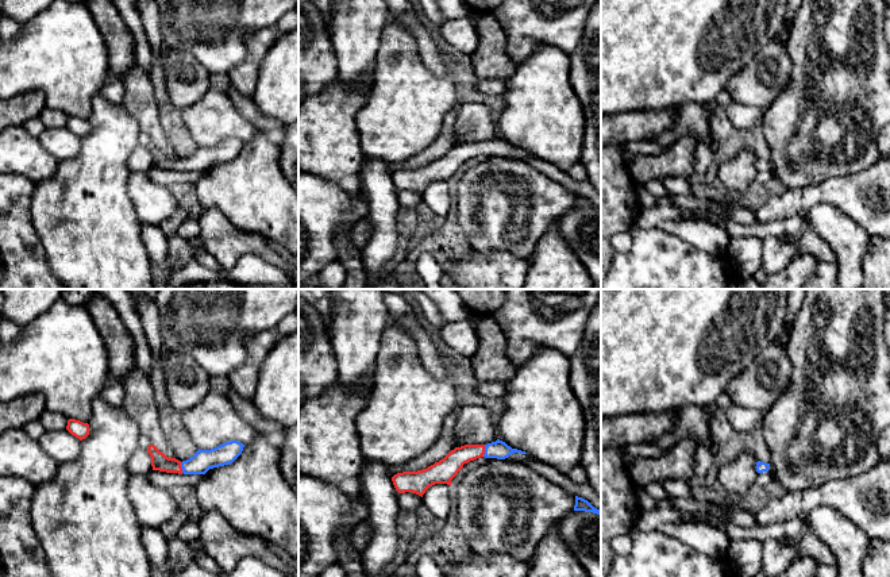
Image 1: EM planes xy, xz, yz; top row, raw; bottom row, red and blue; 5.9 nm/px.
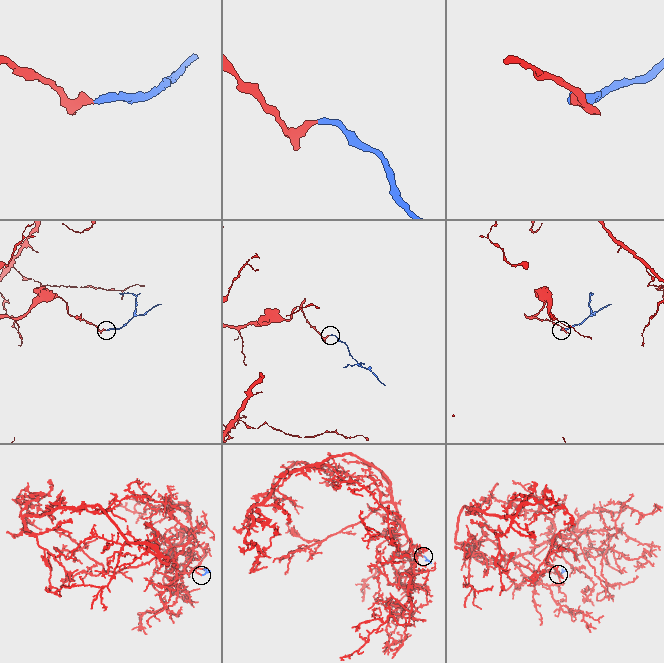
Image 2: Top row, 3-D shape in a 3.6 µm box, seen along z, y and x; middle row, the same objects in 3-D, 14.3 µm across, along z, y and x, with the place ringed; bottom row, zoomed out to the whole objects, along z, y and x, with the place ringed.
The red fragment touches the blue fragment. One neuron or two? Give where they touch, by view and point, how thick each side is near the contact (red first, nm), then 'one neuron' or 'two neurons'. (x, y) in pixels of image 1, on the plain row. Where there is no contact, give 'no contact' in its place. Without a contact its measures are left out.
xz (484, 147) | 130/110 nm | one neuron

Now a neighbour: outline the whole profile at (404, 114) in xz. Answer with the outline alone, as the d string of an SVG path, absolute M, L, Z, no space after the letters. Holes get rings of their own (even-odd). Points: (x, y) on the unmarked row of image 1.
M385 24L370 95L355 116L363 157L401 164L424 151L439 136L446 115L461 99L461 69L451 54L440 50L439 54L446 66L444 74L435 74L423 62L412 32L398 24Z

